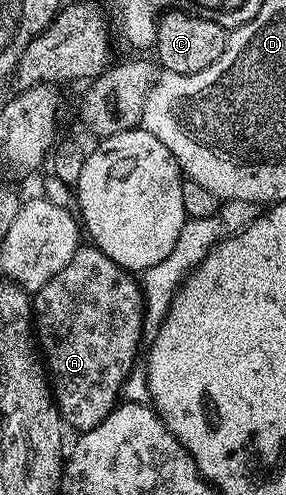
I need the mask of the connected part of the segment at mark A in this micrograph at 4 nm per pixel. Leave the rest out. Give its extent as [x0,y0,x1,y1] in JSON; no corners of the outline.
[32,244,145,432]

